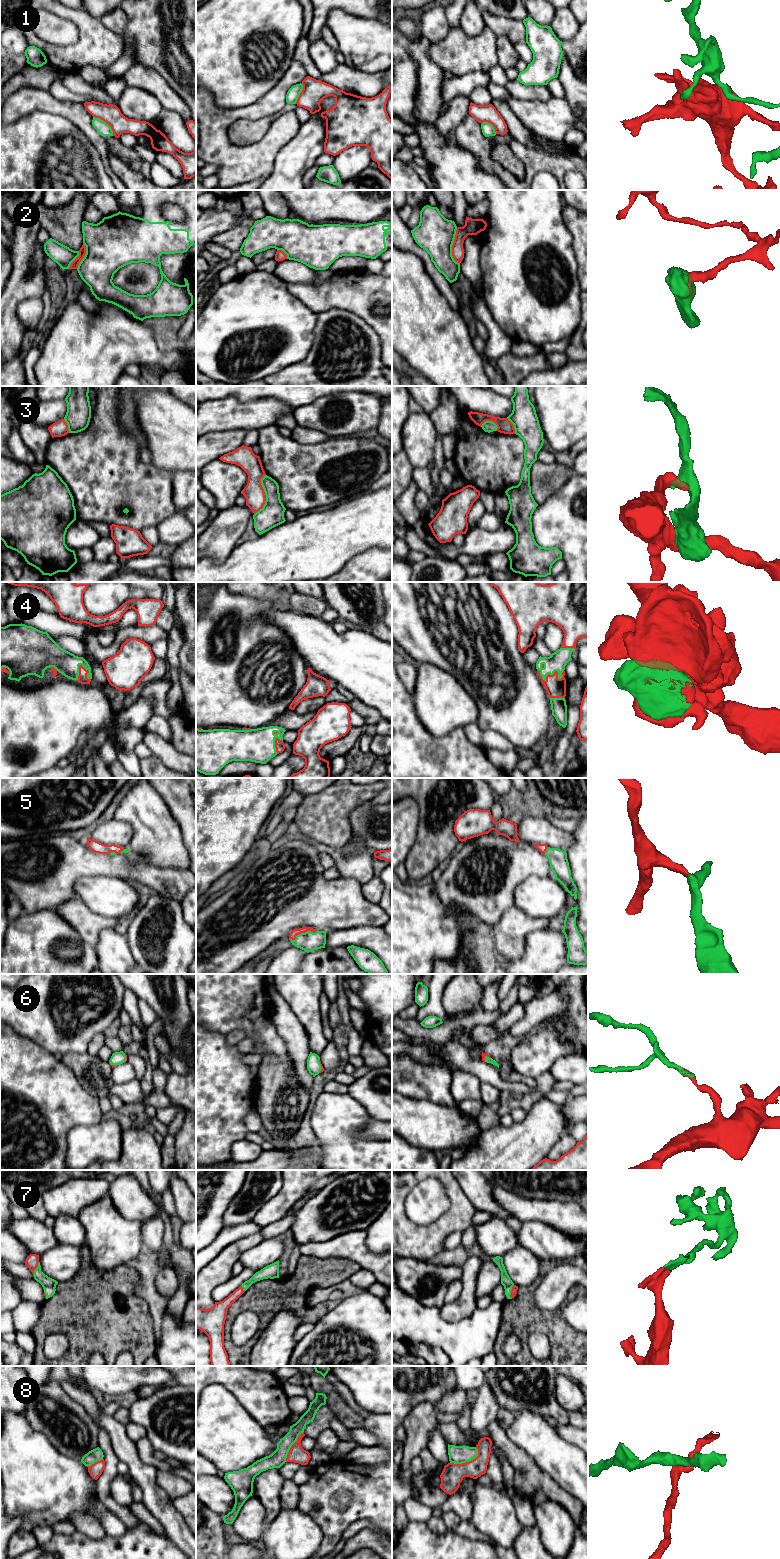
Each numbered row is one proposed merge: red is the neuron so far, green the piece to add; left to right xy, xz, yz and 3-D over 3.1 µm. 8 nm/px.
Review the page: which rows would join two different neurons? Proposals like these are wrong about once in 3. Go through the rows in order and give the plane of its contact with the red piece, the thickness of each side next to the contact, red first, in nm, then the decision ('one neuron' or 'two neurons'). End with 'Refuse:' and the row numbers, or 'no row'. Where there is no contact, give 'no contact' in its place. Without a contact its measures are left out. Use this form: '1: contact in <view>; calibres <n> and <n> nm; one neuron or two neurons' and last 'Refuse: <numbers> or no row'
1: contact in xy; calibres 160 and 100 nm; two neurons
2: contact in yz; calibres 130 and 300 nm; two neurons
3: contact in xz; calibres 160 and 190 nm; two neurons
4: contact in yz; calibres 160 and 150 nm; one neuron
5: contact in xz; calibres 60 and 160 nm; one neuron
6: contact in xz; calibres 20 and 110 nm; one neuron
7: contact in xy; calibres 100 and 110 nm; one neuron
8: contact in yz; calibres 180 and 140 nm; two neurons
Refuse: 1, 2, 3, 8

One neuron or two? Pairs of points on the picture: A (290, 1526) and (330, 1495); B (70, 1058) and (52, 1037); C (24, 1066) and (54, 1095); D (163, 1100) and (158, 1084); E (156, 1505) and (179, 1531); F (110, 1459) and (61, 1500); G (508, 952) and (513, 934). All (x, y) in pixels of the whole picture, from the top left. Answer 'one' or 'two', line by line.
A: two
B: two
C: one
D: one
E: one
F: two
G: one

